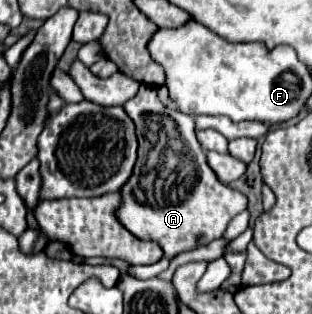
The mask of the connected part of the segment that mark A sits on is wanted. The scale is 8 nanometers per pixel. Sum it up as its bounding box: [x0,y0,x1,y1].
[118,85,248,259]

